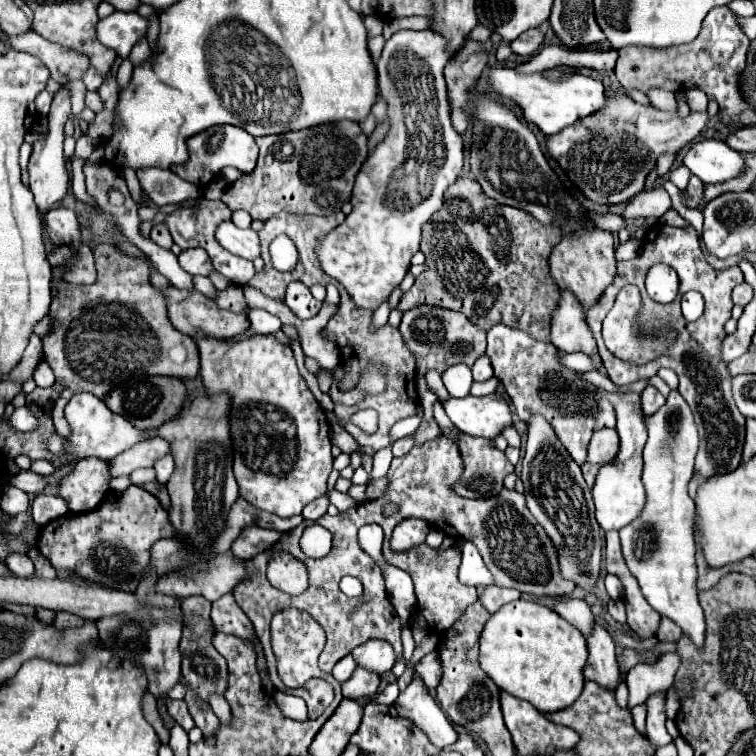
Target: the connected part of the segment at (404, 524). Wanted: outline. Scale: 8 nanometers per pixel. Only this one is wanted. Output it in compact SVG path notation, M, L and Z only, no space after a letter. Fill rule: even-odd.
M402 520L396 526L396 536L392 536L390 546L396 552L404 552L412 546L422 544L428 530L430 530L430 524L426 520Z

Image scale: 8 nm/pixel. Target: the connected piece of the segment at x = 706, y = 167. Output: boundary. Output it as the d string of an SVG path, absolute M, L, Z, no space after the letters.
M722 140L696 142L682 162L704 184L718 184L744 172L744 156Z

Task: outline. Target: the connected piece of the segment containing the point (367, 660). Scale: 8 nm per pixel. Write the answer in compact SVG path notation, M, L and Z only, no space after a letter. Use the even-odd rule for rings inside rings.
M368 640L364 644L360 644L356 648L356 652L352 652L354 660L358 662L358 666L364 666L372 672L388 672L394 666L396 654L394 648L386 642L386 640Z

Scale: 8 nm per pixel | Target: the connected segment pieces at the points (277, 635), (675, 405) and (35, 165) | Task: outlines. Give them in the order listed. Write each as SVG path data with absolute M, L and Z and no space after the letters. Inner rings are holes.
M294 608L278 612L272 622L272 650L276 654L278 674L280 674L282 682L286 682L290 686L302 686L306 680L318 676L318 678L328 680L334 686L336 680L318 668L318 654L322 652L324 642L326 642L324 630L306 612L300 612Z
M672 390L668 400L656 414L652 416L644 416L644 424L648 428L648 442L644 446L644 474L642 474L642 482L646 488L646 506L642 510L642 514L628 526L624 526L620 530L620 540L622 540L622 554L624 560L628 564L628 570L632 572L632 576L638 580L642 594L646 596L648 604L658 612L664 614L666 618L674 620L680 628L682 634L686 634L692 644L702 650L704 648L704 632L706 632L706 622L704 622L704 612L698 604L698 592L696 592L696 544L694 544L694 532L692 532L692 518L694 518L694 500L688 496L688 482L694 474L694 458L698 452L698 432L696 432L696 422L692 416L692 410L688 408L688 404L684 402L684 398L680 396L678 390ZM672 422L676 422L678 430L672 432ZM650 524L656 530L654 542L656 546L650 552L644 554L636 554L636 540L640 530Z
M60 88L54 94L52 100L52 110L48 114L48 128L46 132L40 134L40 138L32 144L32 156L28 162L28 176L30 176L30 190L34 194L36 206L40 210L40 214L46 214L56 202L62 202L68 194L68 170L66 170L66 158L62 152L62 142L64 142L64 124L70 116L70 98L68 92L64 88Z

